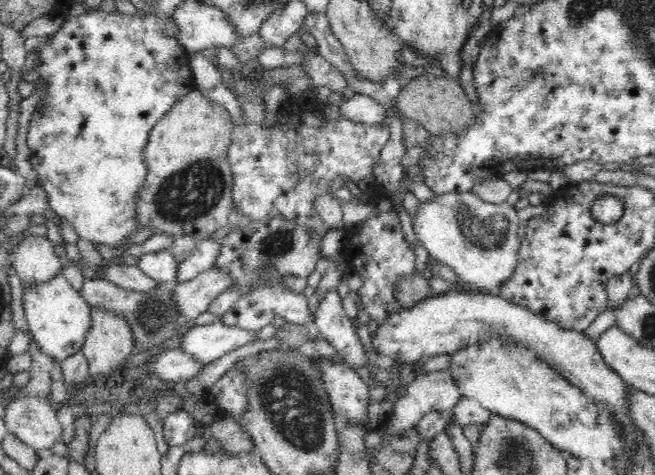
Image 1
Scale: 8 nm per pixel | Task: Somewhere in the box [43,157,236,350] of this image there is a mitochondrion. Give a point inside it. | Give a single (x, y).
(154, 317)

